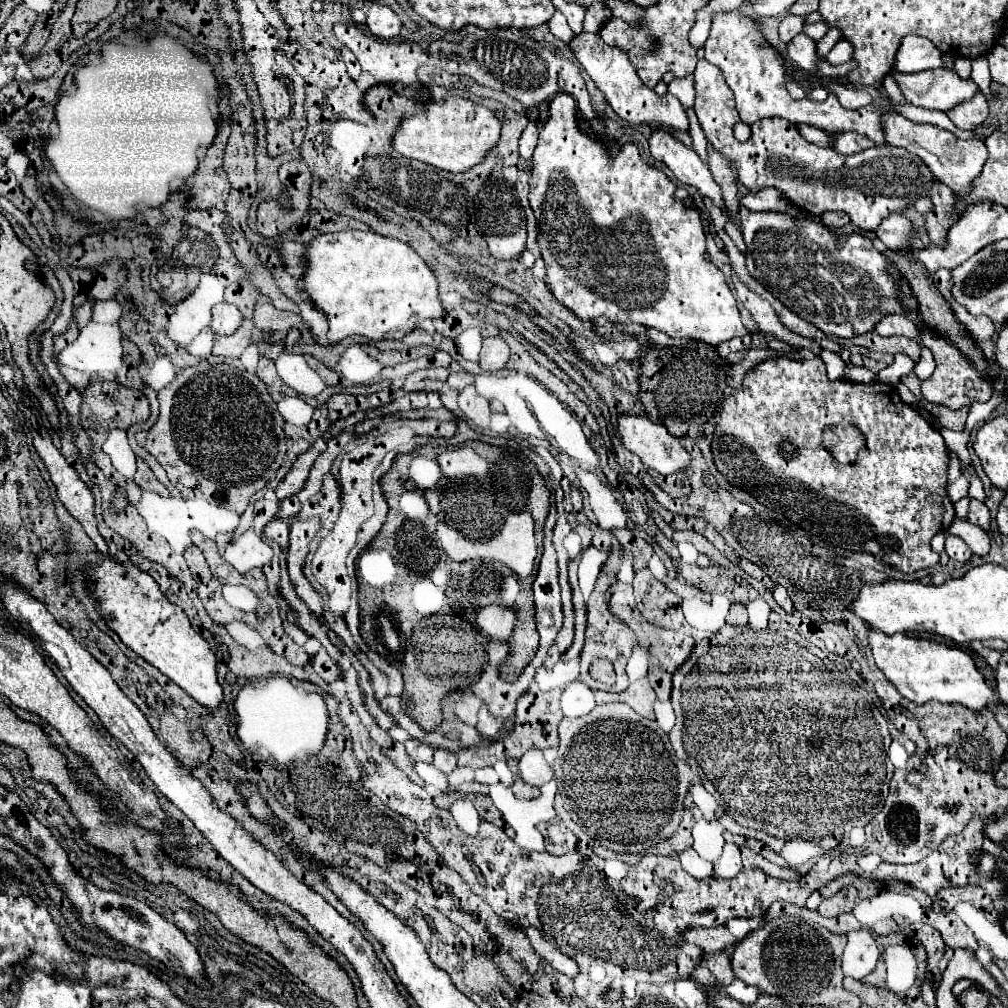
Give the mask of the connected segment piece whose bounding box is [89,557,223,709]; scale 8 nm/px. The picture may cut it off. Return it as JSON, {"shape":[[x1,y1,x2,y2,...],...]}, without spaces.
{"shape":[[105,557,91,569,89,577,95,581,93,595,101,601,101,615,107,619,109,629,113,629,127,647,157,667,197,703,209,709,217,709,223,703,223,687,217,681,215,653,201,637,201,633,191,627,183,609,173,605,163,595,151,575,143,573,127,559,115,563,113,559]]}

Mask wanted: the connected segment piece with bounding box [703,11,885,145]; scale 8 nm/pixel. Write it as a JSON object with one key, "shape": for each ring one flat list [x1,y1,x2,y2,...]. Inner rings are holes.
{"shape":[[741,11,715,13,711,21,711,33,703,49,705,49,705,59,723,71,723,77,735,95,737,111,743,123,755,123,765,117,781,117,791,123,809,123,831,133,853,131,873,139,877,145,885,145,885,127,881,121,881,109,875,107,873,103,849,111,841,107,837,95,831,89,827,89,829,95,823,103,815,103,809,99,801,101,791,99,785,87,783,61,777,57,777,53,765,39,761,25,753,17,747,17]]}

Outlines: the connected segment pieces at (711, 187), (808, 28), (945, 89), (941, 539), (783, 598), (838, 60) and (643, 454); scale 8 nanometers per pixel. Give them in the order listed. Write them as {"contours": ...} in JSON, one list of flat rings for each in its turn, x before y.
{"contours":[[[653,127,651,137,649,137,649,151,651,151,653,159,663,161,681,183,697,187,701,191,701,195,709,197,715,205,719,205,723,209,721,189,715,183,711,171,701,161,701,157,693,149,689,149,681,141,677,141,673,137,673,133,665,131,663,127]],[[819,21,819,23,813,23,813,25,805,25,805,29,803,29,803,33,805,35,809,35,813,41,819,41,819,39,823,39,825,37,825,33,829,31,831,27,825,23,823,25,823,21]],[[933,69,933,71,923,71,923,73,897,73,895,79,907,97,909,103,925,109,939,109,939,111,949,111,955,105,963,101,971,101,975,93,979,93,979,87,973,79,961,79,955,69]],[[941,531,941,533,937,533,937,535,933,537,931,547,933,547,933,551,937,551,937,553,939,553,939,557,941,557,941,565,947,565,949,555,947,555,947,551,945,551,945,533,943,533,943,531]],[[775,585,775,587,773,587,773,597,775,597,775,601,777,601,787,613,793,611,793,603,791,603,791,597,789,597,789,593,787,593,785,587]],[[845,39,837,41,835,47,829,51,829,55,825,57,829,65,841,65,841,63,849,63,853,57,853,45]],[[619,415,617,433,619,433,623,445,641,457,645,467,649,467,661,475,685,473,685,469,691,465,691,455,689,455,689,451,685,451,681,441,677,437,669,435,669,431,663,425,649,421,645,415,641,415,641,417,639,415]]]}

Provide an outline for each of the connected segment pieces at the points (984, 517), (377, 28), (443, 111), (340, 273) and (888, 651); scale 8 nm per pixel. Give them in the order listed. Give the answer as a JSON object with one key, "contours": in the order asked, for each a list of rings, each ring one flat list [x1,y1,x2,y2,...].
{"contours":[[[971,499,971,507,969,507,969,521,983,527,983,529,989,529,989,509,985,507,983,501,977,501,977,499]],[[373,3,367,13,367,27,375,37,393,39,399,35,403,23,391,7,381,5,381,3]],[[451,95,441,103,431,102,427,111,405,117,393,137,393,149,409,159,429,163,437,169,463,173,485,159,485,155,499,143,501,121,495,113,469,99]],[[341,231,341,233,327,233,327,235,319,235,313,241,309,241,309,249,307,249,307,259,309,259,309,269,305,271,303,279,305,279,305,291,311,295,311,301,317,305,317,309,321,309,327,319,329,319,329,343,337,343,343,337,349,335,363,335,367,339,379,341,379,339,403,339,407,333,411,333,413,329,419,327,419,323,423,319,437,319,445,313,441,301,439,301,439,291,437,291,437,279,433,275,433,269,415,253,415,249,399,239,393,237,383,237,377,233,369,233,369,231]],[[879,631,869,633,869,647,873,651,877,667,885,673,885,677,905,699,917,705,923,705,927,701,959,703,971,711,997,705,997,695,987,687,973,659,957,647,925,639,913,639,907,635,889,637]]]}

